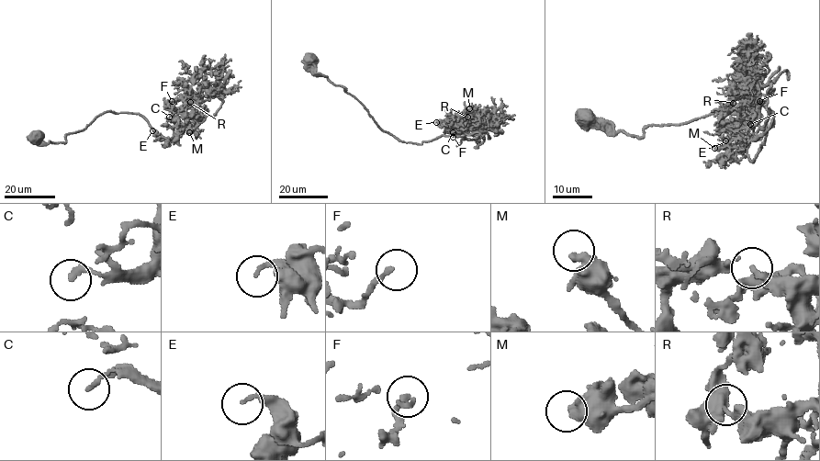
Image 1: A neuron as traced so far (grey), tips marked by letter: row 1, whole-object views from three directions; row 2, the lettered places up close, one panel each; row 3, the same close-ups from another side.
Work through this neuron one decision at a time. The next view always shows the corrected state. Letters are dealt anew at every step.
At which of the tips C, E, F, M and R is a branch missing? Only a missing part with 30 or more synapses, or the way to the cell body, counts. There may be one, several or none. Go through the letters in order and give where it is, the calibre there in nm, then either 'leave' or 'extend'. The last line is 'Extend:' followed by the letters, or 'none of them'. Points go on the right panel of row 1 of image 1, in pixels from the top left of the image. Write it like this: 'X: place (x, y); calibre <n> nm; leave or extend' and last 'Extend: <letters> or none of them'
C: place (750, 124); calibre 180 nm; leave
E: place (725, 140); calibre 150 nm; leave
F: place (759, 101); calibre 170 nm; leave
M: place (714, 148); calibre 440 nm; leave
R: place (733, 103); calibre 190 nm; leave
Extend: none of them

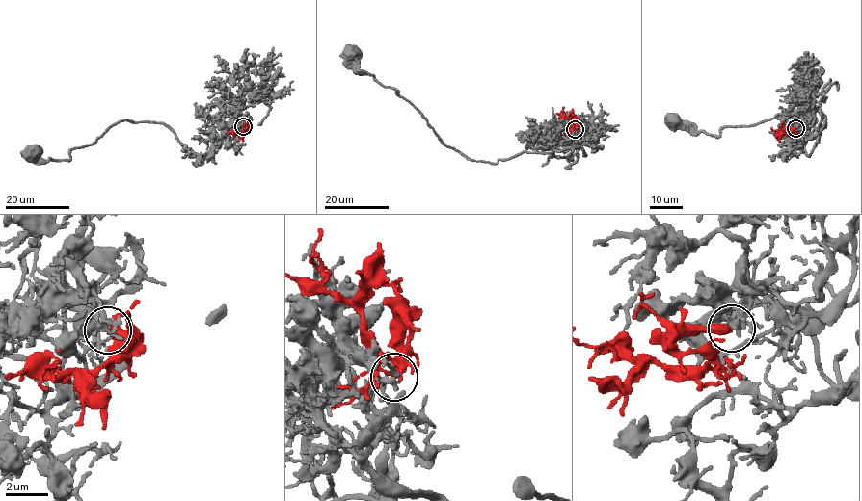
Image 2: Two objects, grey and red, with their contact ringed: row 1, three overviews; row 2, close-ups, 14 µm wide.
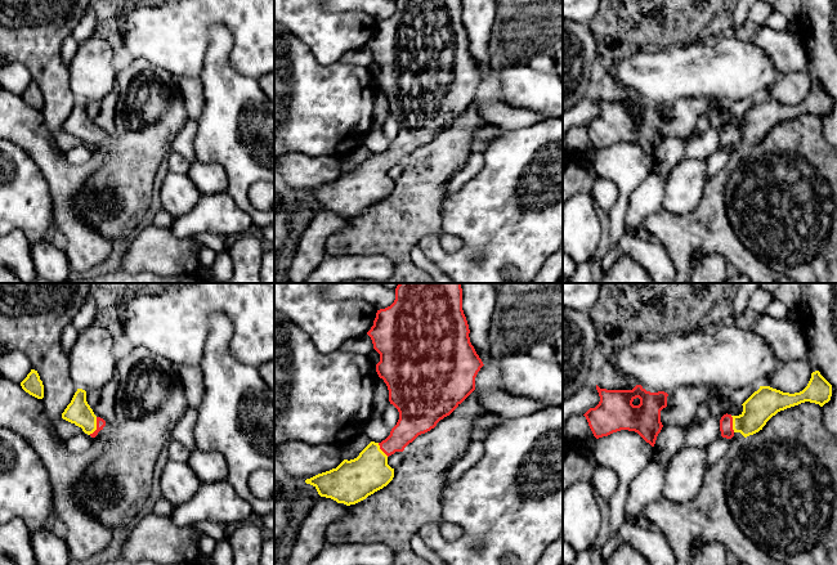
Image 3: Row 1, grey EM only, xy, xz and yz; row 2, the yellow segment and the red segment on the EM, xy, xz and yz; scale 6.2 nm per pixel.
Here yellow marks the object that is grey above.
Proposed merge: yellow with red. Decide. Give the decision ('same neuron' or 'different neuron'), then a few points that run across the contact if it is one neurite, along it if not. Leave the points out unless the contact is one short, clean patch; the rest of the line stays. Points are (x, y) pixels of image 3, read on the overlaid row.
same neuron; line xy (79, 412), (95, 426), (101, 422)

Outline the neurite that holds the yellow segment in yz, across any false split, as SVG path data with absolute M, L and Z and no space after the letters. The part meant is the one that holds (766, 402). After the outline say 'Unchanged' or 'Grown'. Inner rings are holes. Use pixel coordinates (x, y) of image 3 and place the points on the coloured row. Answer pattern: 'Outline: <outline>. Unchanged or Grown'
Outline: M819 371L811 373L807 386L795 394L783 393L770 386L760 386L742 405L739 416L724 414L720 420L721 436L731 439L735 432L744 438L762 430L766 422L778 412L805 402L823 407L831 400L832 385Z. Grown

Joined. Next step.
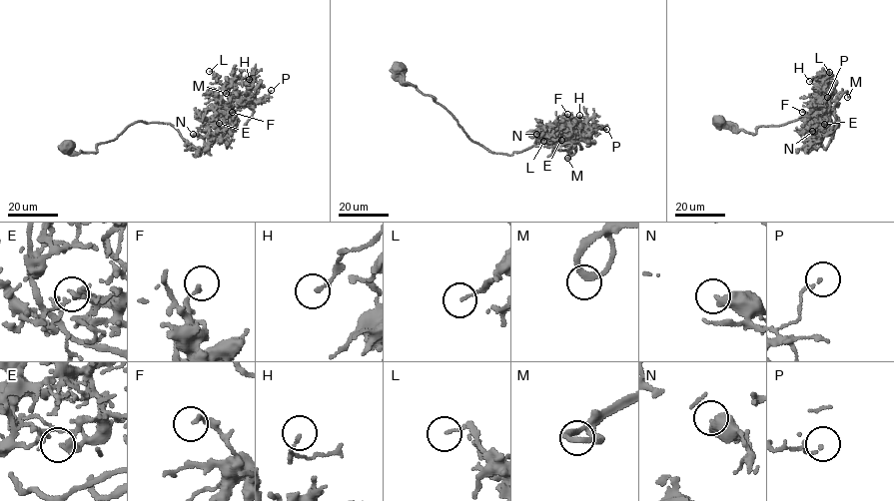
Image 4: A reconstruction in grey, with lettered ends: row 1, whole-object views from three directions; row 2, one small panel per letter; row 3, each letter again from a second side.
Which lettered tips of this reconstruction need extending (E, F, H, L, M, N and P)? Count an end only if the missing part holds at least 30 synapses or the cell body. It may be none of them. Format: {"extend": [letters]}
{"extend": []}

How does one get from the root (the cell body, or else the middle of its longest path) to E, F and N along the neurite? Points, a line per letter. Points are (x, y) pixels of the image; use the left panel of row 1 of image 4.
E: (68, 146), (96, 152), (142, 121), (204, 150), (227, 115), (227, 132), (219, 123)
F: (68, 146), (96, 152), (142, 121), (204, 150), (232, 112)
N: (68, 146), (96, 152), (142, 121), (204, 150), (227, 115), (218, 140), (193, 134)

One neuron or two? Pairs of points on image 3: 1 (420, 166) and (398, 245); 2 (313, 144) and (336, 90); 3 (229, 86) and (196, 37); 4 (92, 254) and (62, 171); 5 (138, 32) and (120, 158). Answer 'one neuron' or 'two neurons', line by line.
1: one neuron
2: one neuron
3: two neurons
4: one neuron
5: two neurons

